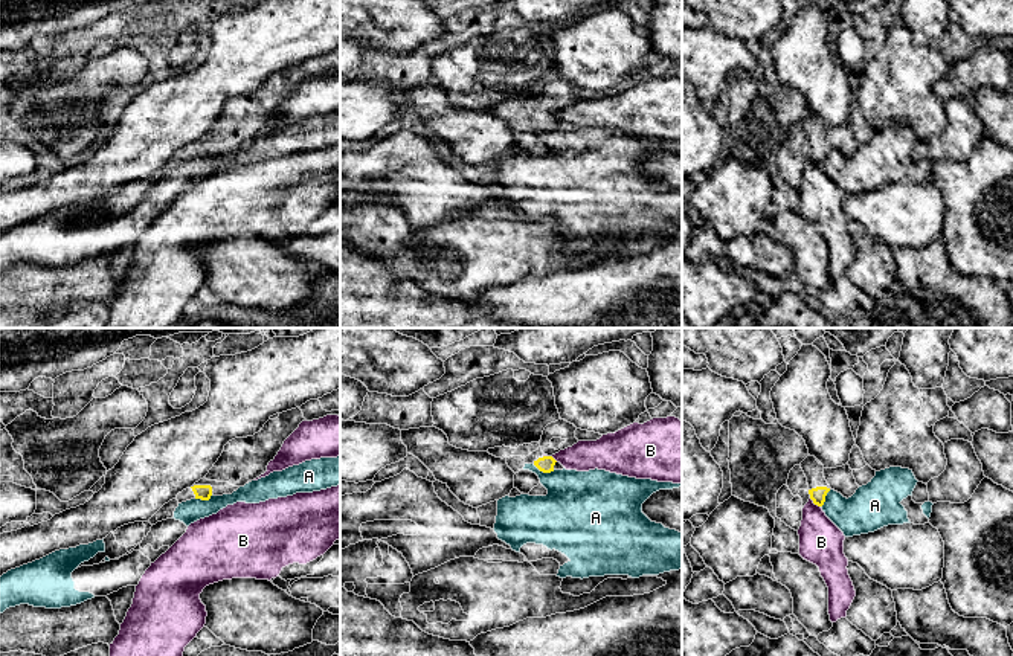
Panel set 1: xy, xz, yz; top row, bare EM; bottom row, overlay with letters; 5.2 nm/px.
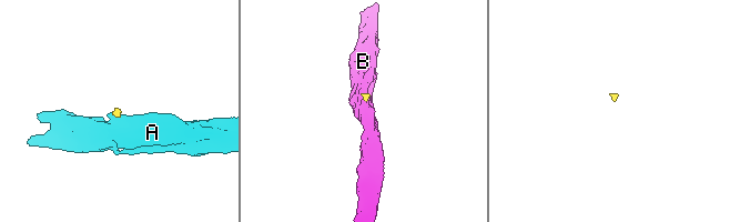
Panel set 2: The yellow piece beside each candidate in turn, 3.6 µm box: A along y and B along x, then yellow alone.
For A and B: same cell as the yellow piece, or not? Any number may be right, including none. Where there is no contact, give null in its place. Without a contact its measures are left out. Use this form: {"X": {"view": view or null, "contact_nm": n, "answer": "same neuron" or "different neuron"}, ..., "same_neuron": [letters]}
{"A": {"view": "xz", "contact_nm": 120, "answer": "different neuron"}, "B": {"view": "yz", "contact_nm": 80, "answer": "different neuron"}, "same_neuron": []}

